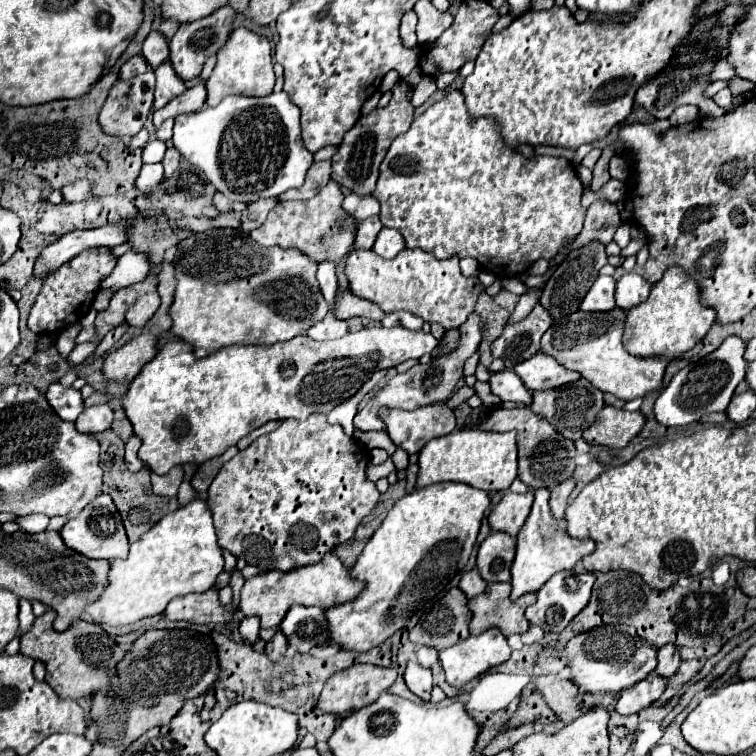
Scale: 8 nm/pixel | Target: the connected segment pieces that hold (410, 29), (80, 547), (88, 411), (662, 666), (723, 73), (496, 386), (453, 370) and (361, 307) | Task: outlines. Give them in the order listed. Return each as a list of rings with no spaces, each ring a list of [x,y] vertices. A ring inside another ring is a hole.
[[[406,12],[404,14],[404,18],[402,18],[402,26],[400,26],[400,38],[402,38],[402,44],[404,46],[408,46],[408,48],[414,48],[414,46],[418,46],[418,42],[416,42],[416,34],[414,34],[414,30],[416,30],[416,12]]]
[[[100,494],[98,498],[94,498],[76,518],[68,520],[64,524],[64,528],[60,530],[60,536],[68,548],[76,550],[78,554],[82,554],[86,558],[102,558],[102,560],[112,562],[116,558],[128,556],[128,538],[124,532],[122,518],[118,514],[116,506],[112,504],[112,498],[106,494]]]
[[[108,404],[84,408],[84,412],[76,420],[76,430],[84,434],[98,434],[112,426],[112,418],[114,418],[114,412]]]
[[[666,644],[666,646],[662,646],[662,648],[658,650],[658,666],[656,666],[656,672],[658,672],[662,678],[670,680],[670,678],[676,674],[680,662],[682,662],[682,660],[680,660],[680,656],[678,656],[676,646]]]
[[[722,58],[716,66],[714,66],[714,70],[712,70],[712,74],[710,74],[710,80],[714,82],[714,80],[730,80],[730,78],[734,78],[736,74],[734,74],[734,70],[732,70],[732,66],[728,66],[728,62],[726,62],[726,58]]]
[[[504,370],[504,372],[492,374],[490,386],[492,386],[492,392],[496,396],[500,396],[502,402],[516,402],[516,404],[524,404],[524,406],[532,404],[530,390],[524,386],[524,382],[518,378],[518,374],[514,370]]]
[[[472,312],[466,318],[466,322],[460,326],[460,332],[462,332],[462,342],[460,342],[460,346],[452,354],[442,356],[442,358],[434,358],[428,364],[416,364],[406,374],[396,374],[386,386],[382,386],[368,400],[368,404],[356,414],[354,428],[362,430],[362,432],[384,430],[384,420],[380,418],[380,410],[392,410],[392,408],[416,410],[420,406],[428,406],[428,404],[436,404],[436,402],[446,402],[452,396],[452,392],[456,388],[456,382],[462,376],[462,366],[464,366],[466,358],[470,358],[476,352],[478,344],[480,344],[480,318],[478,318],[478,312]]]
[[[338,292],[336,294],[336,318],[348,320],[352,316],[362,316],[370,320],[382,320],[386,314],[372,302],[366,302],[354,294],[348,292]]]

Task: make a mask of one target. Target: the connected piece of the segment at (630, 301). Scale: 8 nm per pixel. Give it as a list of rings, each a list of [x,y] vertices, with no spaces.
[[[626,272],[616,286],[616,306],[630,310],[636,304],[642,304],[650,294],[652,284],[640,272]]]

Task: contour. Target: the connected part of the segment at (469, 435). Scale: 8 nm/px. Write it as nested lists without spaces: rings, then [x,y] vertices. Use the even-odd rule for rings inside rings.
[[[462,428],[440,438],[432,438],[420,452],[418,486],[436,482],[464,482],[486,492],[508,490],[516,480],[518,440],[516,430],[510,432],[484,432],[478,428]]]

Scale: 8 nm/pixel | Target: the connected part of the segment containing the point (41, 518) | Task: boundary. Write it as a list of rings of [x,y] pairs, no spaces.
[[[32,514],[32,516],[20,518],[18,524],[20,524],[22,530],[26,530],[26,532],[30,532],[30,534],[36,534],[36,532],[44,532],[44,530],[46,530],[48,520],[50,520],[50,518],[44,516],[44,514]]]

